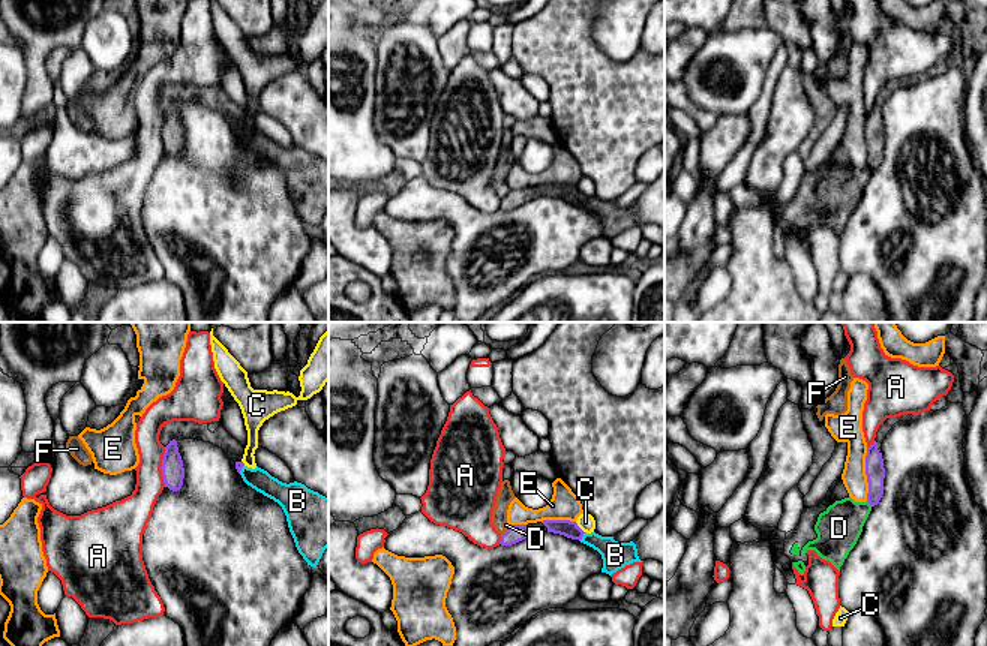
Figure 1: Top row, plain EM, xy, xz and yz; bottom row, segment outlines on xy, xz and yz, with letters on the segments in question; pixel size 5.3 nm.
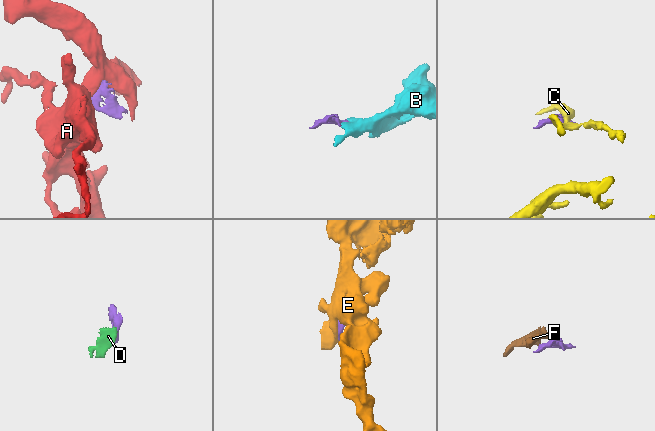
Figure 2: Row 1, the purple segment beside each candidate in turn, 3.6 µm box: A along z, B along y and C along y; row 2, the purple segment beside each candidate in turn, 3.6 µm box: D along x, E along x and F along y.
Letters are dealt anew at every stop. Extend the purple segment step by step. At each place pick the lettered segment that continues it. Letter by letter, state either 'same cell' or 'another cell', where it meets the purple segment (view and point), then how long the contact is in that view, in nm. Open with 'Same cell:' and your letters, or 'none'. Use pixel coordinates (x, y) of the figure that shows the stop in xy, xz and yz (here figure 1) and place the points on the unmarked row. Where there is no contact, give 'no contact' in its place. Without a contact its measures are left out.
Same cell: B
A: another cell; meets purple in xy at (161, 131); contact 220 nm long
B: same cell; meets purple in xz at (582, 200); contact 60 nm long
C: another cell; meets purple in xz at (579, 192); contact 80 nm long
D: another cell; meets purple in yz at (869, 167); contact 50 nm long
E: another cell; meets purple in yz at (866, 138); contact 280 nm long
F: another cell; meets purple in xz at (506, 195); contact 50 nm long

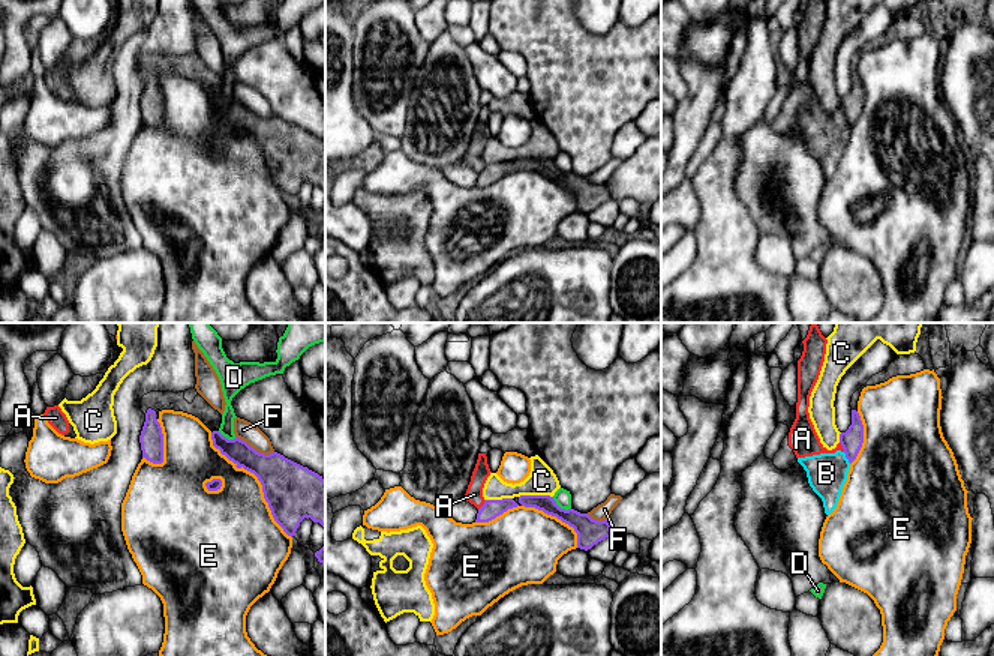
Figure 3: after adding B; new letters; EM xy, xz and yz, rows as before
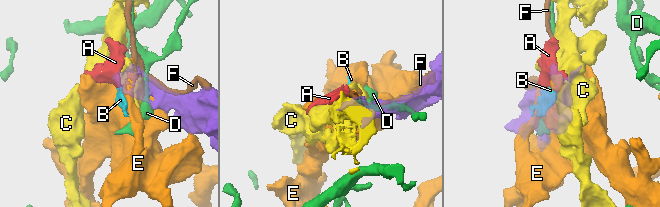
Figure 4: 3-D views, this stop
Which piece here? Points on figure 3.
Same cell: none
A: another cell; meets purple in xz at (483, 168); contact 70 nm long
B: another cell; meets purple in yz at (846, 120); contact 80 nm long
C: another cell; meets purple in xz at (535, 159); contact 180 nm long
D: another cell; meets purple in xz at (559, 171); contact 120 nm long
E: another cell; meets purple in xy at (258, 143); contact 700 nm long
F: another cell; meets purple in xy at (254, 113); contact 220 nm long

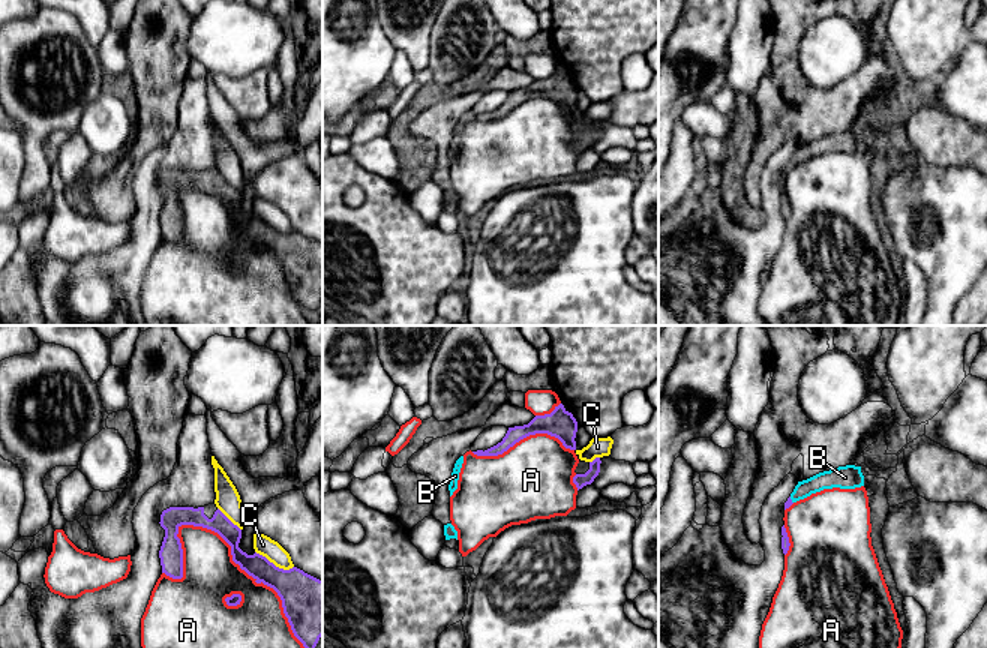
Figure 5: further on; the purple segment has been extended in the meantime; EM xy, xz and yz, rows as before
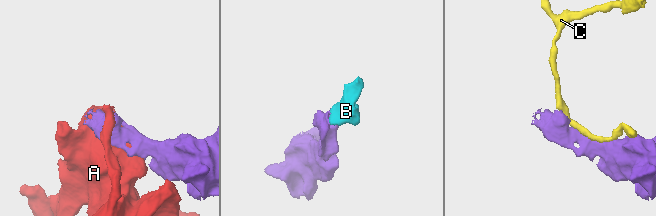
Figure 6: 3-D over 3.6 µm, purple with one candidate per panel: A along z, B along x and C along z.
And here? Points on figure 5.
Same cell: B
A: another cell; meets purple in xy at (252, 240); contact 1000 nm long
B: same cell; meets purple in yz at (791, 164); contact 40 nm long
C: another cell; meets purple in xy at (273, 228); contact 220 nm long

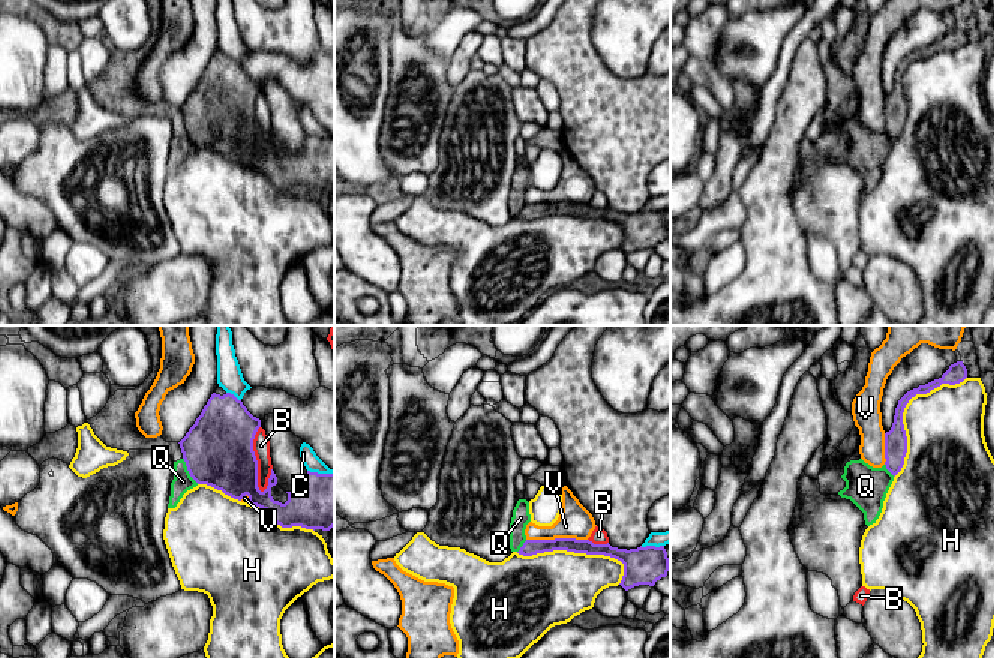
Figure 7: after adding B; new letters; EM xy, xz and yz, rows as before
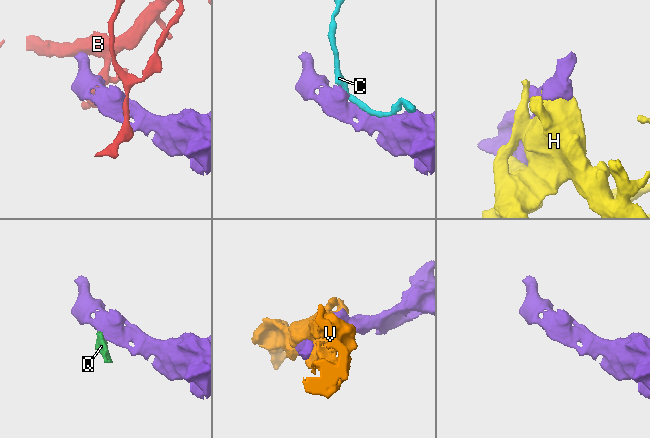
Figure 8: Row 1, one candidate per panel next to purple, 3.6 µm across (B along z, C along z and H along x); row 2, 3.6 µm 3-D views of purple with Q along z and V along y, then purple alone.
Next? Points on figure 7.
Same cell: none
B: another cell; meets purple in xy at (255, 123); contact 360 nm long
C: another cell; meets purple in xy at (233, 59); contact 90 nm long
H: another cell; meets purple in yz at (903, 75); contact 650 nm long
Q: another cell; meets purple in xy at (188, 134); contact 170 nm long
V: another cell; meets purple in xz at (556, 203); contact 320 nm long

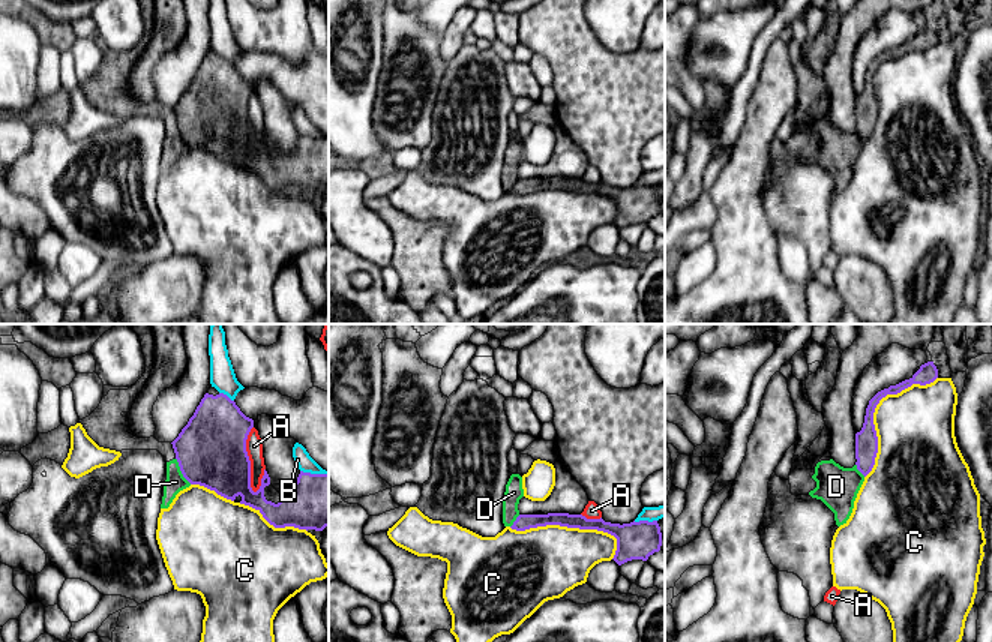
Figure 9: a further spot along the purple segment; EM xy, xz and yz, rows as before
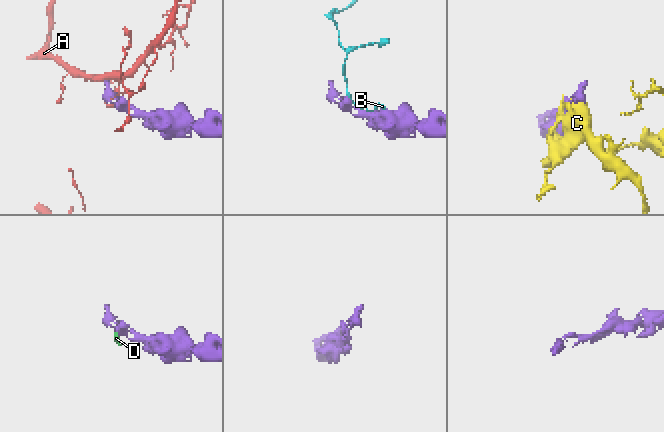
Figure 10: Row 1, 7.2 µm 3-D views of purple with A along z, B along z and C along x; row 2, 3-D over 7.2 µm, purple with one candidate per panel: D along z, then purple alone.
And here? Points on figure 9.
Same cell: none
A: another cell; meets purple in xy at (248, 123); contact 360 nm long
B: another cell; meets purple in xy at (225, 59); contact 90 nm long
C: another cell; meets purple in yz at (874, 75); contact 650 nm long
D: another cell; meets purple in xy at (180, 134); contact 170 nm long

